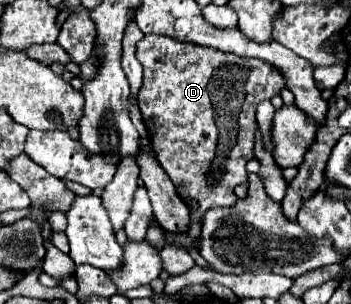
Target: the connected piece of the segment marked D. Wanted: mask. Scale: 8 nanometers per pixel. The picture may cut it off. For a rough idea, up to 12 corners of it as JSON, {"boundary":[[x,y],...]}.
{"boundary":[[165,35],[137,43],[137,101],[161,167],[195,199],[167,243],[201,257],[203,213],[235,205],[257,103],[259,59]]}

